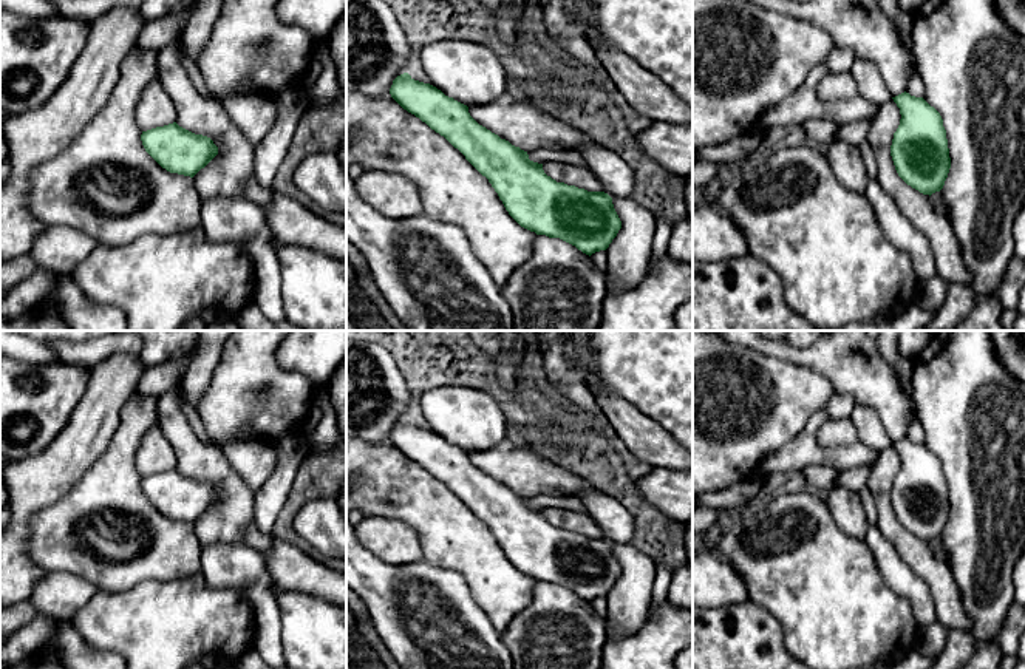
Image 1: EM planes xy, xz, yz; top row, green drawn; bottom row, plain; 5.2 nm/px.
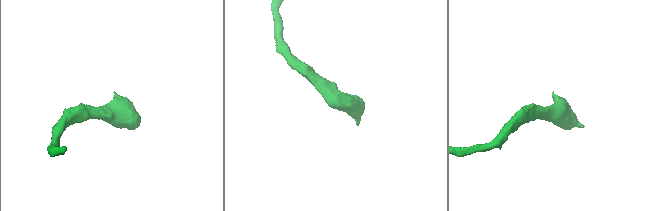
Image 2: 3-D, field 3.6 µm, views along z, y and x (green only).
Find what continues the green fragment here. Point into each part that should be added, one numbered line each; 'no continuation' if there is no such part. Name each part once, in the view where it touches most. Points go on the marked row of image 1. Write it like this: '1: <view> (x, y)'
no continuation

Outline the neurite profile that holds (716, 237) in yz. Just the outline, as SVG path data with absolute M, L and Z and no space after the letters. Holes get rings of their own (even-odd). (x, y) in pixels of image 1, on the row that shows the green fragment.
M693 201L693 260L724 261L751 255L747 238L719 205Z

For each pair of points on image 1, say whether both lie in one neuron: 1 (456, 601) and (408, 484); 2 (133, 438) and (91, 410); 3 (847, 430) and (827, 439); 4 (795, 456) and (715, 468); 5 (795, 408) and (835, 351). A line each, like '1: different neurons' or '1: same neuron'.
1: different neurons
2: different neurons
3: same neuron
4: different neurons
5: different neurons

